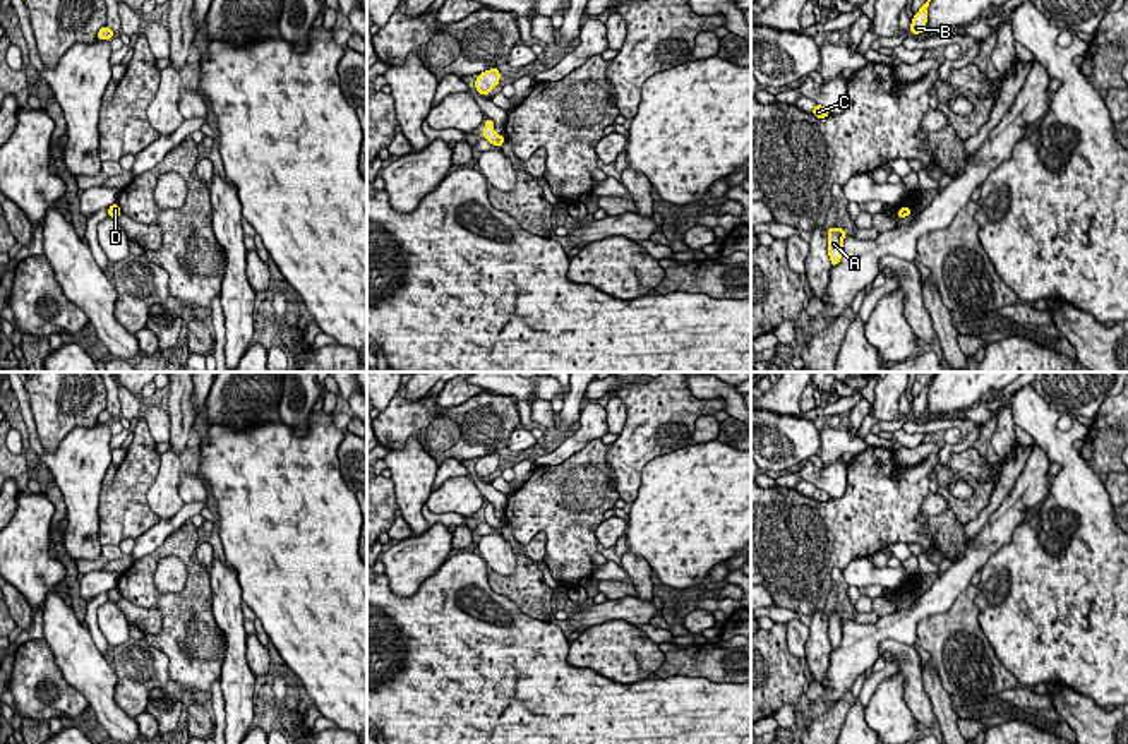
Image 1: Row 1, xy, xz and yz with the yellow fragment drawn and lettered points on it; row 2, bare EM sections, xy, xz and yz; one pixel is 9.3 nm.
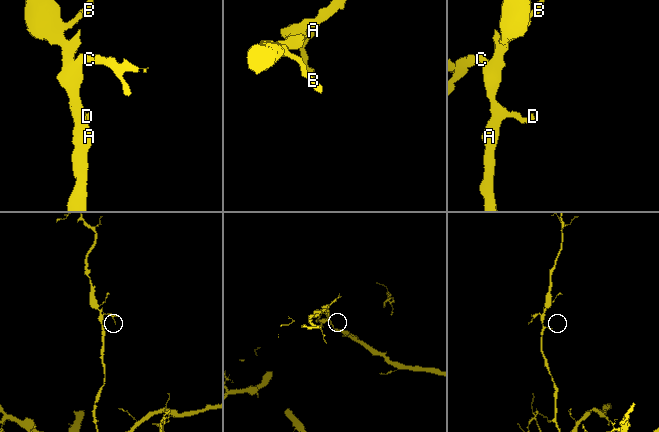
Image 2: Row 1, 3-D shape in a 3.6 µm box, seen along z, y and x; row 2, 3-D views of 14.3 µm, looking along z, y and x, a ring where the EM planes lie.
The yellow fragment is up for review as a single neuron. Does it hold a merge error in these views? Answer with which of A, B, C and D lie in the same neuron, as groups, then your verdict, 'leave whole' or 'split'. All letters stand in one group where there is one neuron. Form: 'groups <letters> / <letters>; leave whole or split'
groups A B C D; leave whole

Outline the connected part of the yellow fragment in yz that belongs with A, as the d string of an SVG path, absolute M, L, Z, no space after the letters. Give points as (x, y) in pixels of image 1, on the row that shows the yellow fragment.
M828 228L828 255L831 259L831 267L842 259L842 245L845 238L843 228Z

